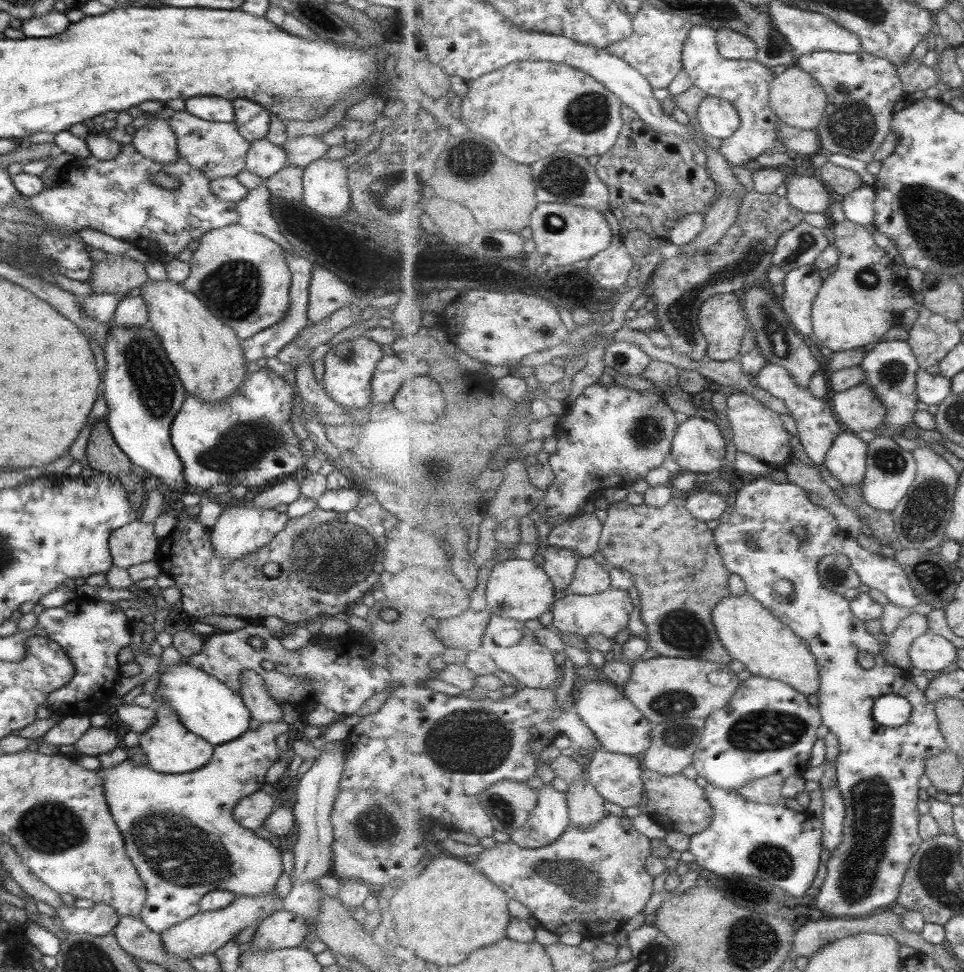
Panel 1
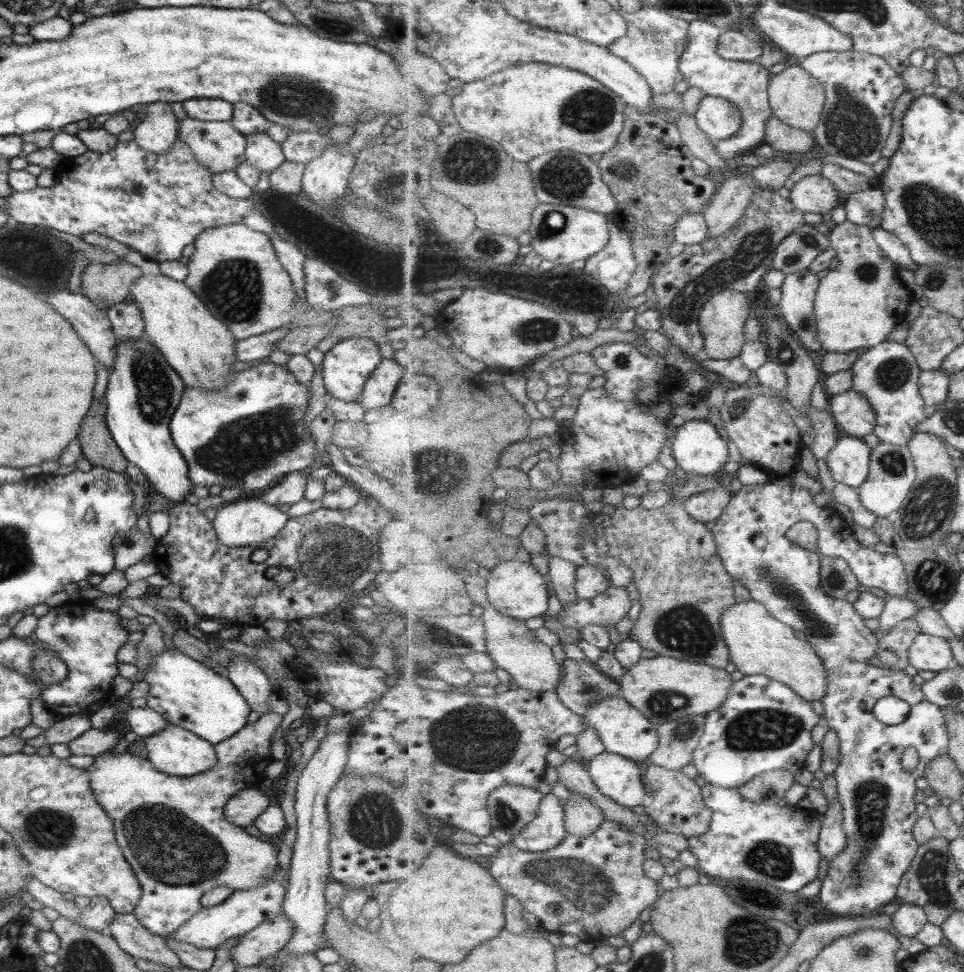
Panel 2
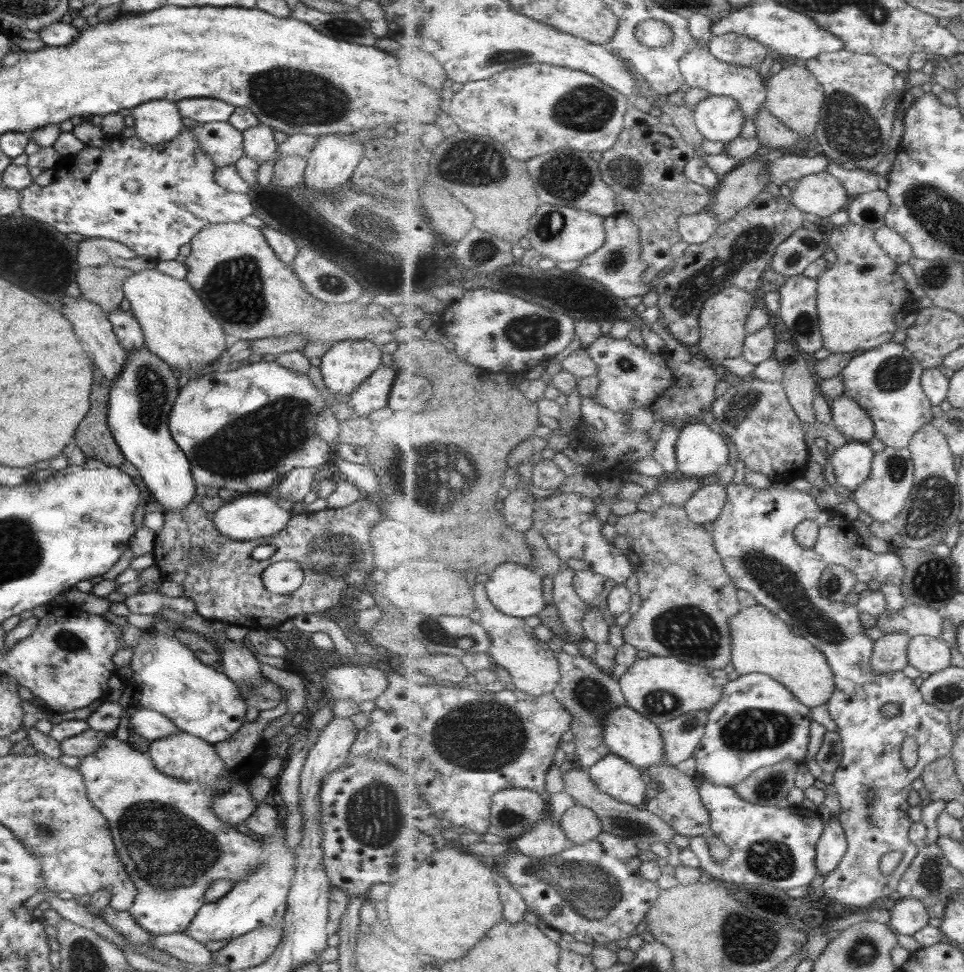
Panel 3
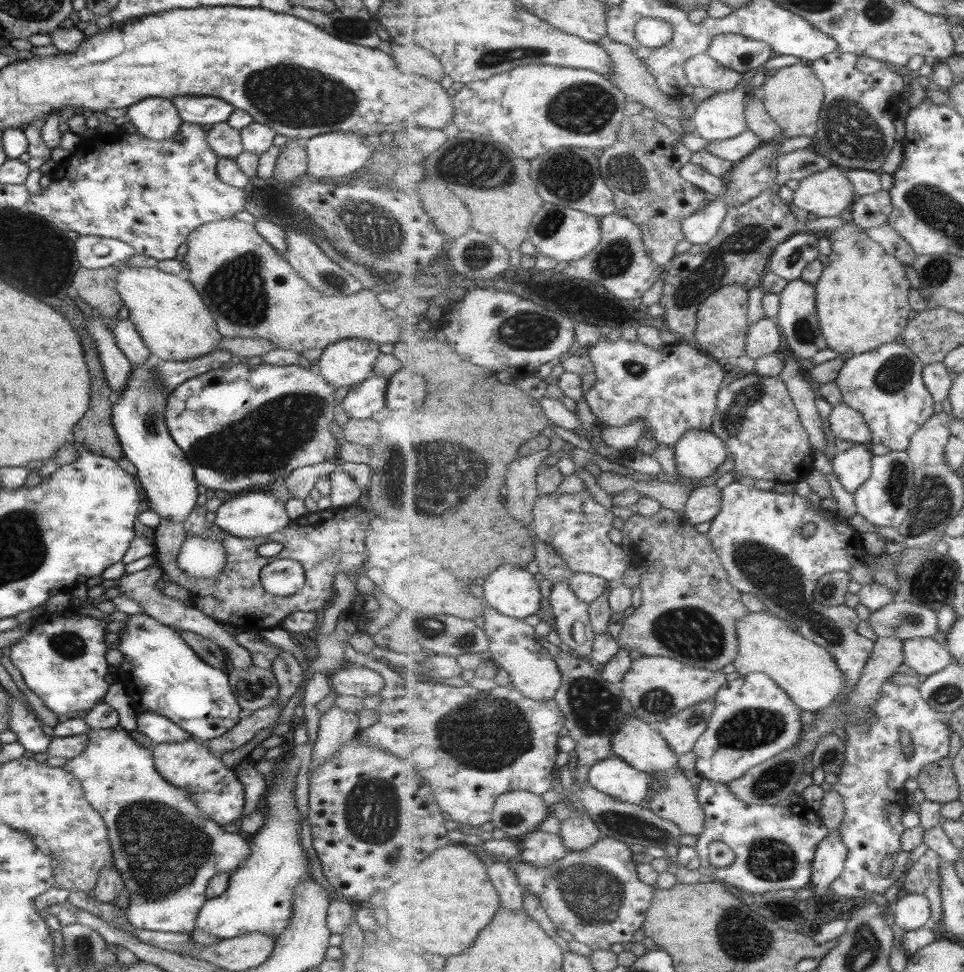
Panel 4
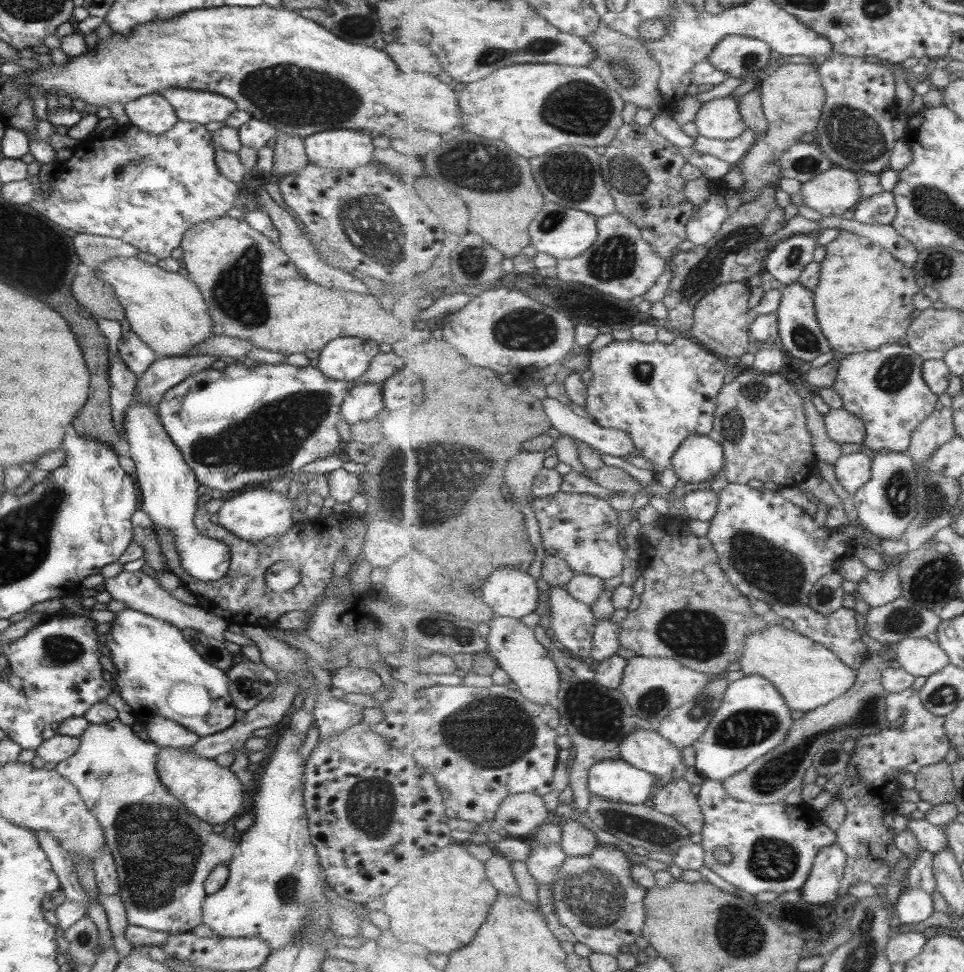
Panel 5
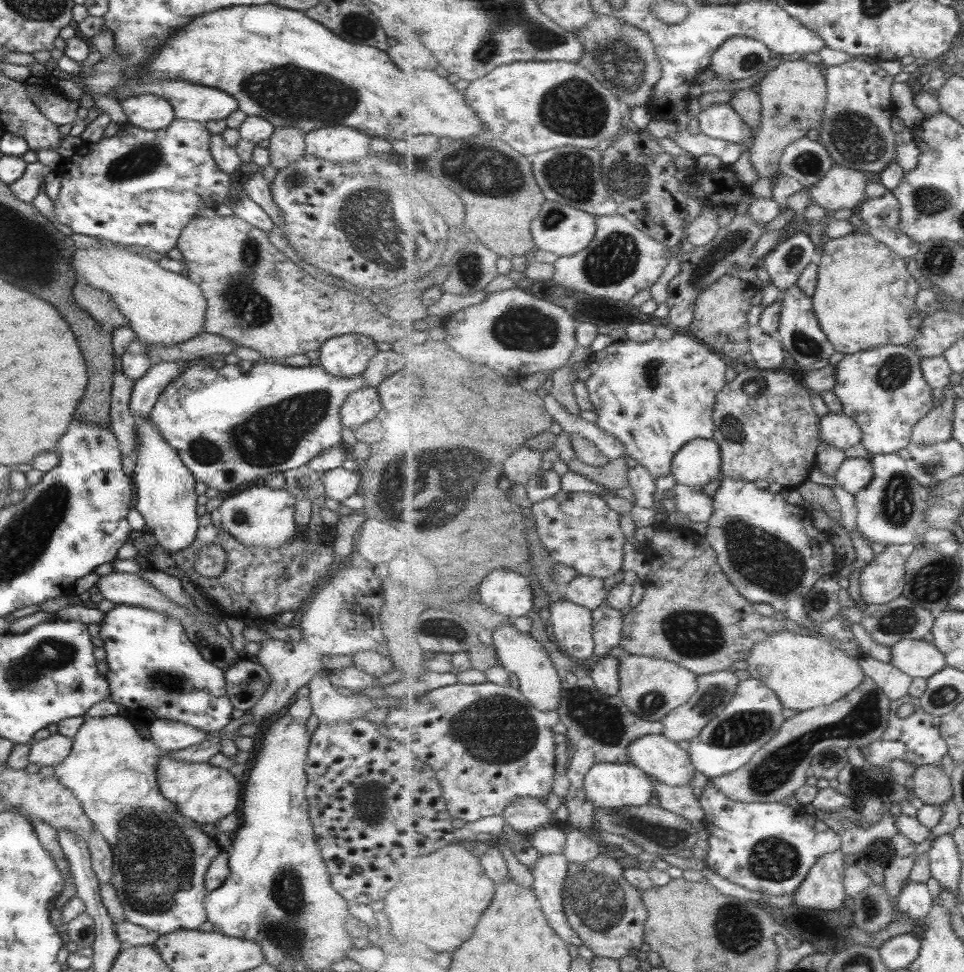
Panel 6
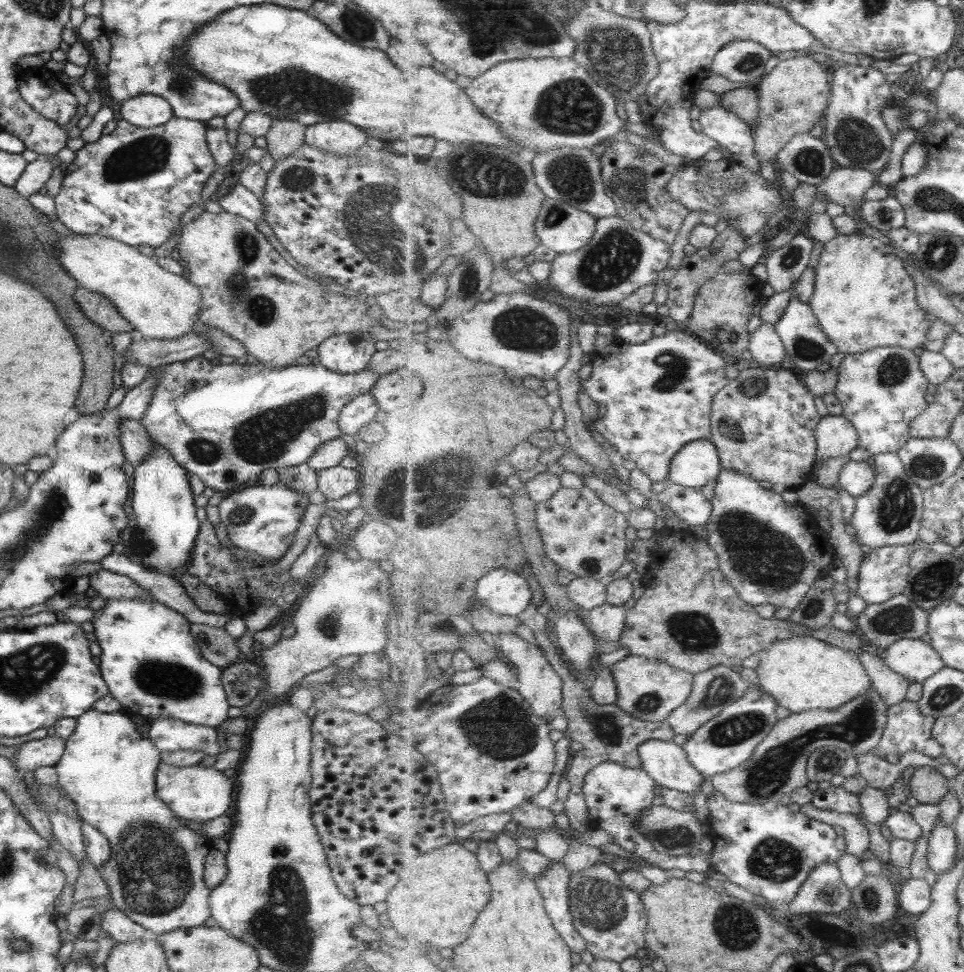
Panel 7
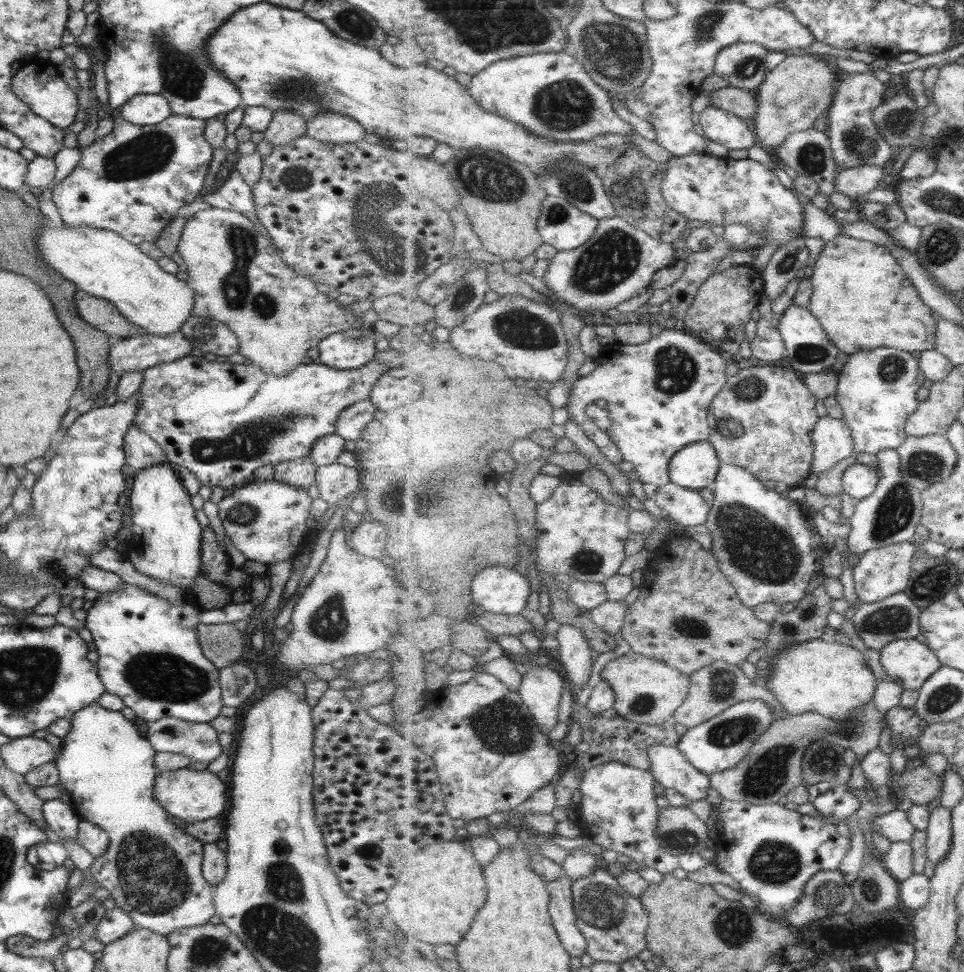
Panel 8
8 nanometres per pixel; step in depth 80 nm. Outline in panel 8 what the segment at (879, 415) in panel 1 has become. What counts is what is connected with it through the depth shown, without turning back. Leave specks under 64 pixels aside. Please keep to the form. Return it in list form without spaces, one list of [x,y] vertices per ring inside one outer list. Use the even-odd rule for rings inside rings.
[[[820,417],[812,437],[815,453],[812,473],[823,475],[839,462],[855,456],[855,438],[844,418]]]

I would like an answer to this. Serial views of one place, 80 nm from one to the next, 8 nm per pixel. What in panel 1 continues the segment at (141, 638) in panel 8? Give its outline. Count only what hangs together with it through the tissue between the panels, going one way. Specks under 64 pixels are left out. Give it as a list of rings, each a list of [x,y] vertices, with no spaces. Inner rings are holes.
[[[183,661],[166,667],[160,672],[157,687],[152,700],[166,700],[168,706],[177,715],[179,723],[195,736],[205,739],[209,744],[217,746],[225,741],[236,739],[248,729],[250,715],[241,697],[232,688],[219,682],[214,676],[192,667]]]

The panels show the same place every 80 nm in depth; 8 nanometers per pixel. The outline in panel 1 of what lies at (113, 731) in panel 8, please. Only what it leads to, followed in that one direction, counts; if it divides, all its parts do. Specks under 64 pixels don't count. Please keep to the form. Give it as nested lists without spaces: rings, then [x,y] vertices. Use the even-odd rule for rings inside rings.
[[[277,720],[275,724],[259,724],[255,730],[247,729],[242,735],[236,739],[225,741],[223,744],[218,744],[213,747],[211,760],[203,765],[203,768],[197,768],[193,772],[184,772],[183,774],[158,773],[151,770],[148,765],[137,765],[129,759],[123,760],[111,768],[98,768],[98,775],[102,780],[102,793],[109,814],[113,818],[113,822],[117,824],[121,838],[123,838],[123,848],[125,848],[126,855],[129,857],[131,864],[135,867],[139,878],[143,881],[143,886],[146,890],[145,904],[139,912],[138,918],[147,926],[151,932],[162,935],[163,930],[174,926],[175,924],[183,922],[187,918],[198,913],[199,899],[206,893],[214,890],[229,891],[234,895],[243,896],[257,896],[261,893],[268,893],[273,891],[277,877],[282,873],[281,866],[281,847],[273,846],[267,839],[257,837],[253,831],[243,828],[232,819],[232,810],[235,803],[243,798],[243,796],[250,795],[252,792],[259,790],[264,785],[264,773],[276,760],[279,759],[279,750],[275,745],[275,738],[279,734],[287,731],[289,726]]]

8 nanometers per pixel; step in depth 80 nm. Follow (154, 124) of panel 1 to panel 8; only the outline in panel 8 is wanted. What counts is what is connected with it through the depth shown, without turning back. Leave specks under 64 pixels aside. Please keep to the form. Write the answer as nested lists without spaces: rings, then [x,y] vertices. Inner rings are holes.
[[[137,94],[118,110],[123,120],[137,126],[157,124],[172,114],[167,100],[159,94]]]

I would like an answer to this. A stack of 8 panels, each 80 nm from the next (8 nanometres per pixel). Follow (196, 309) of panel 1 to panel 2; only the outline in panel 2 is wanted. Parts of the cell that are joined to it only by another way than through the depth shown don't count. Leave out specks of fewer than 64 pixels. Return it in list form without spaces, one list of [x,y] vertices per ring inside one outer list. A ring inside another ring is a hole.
[[[141,275],[131,281],[128,288],[132,302],[137,305],[143,319],[142,336],[159,351],[166,363],[180,376],[184,387],[196,389],[220,389],[231,374],[234,360],[233,335],[205,308],[198,296],[183,282],[163,275]]]

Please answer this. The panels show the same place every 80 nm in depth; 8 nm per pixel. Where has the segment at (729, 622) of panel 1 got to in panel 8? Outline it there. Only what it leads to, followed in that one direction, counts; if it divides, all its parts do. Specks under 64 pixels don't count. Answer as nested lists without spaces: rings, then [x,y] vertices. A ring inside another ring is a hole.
[[[826,637],[813,638],[794,644],[794,646],[788,646],[782,654],[778,654],[774,658],[772,667],[774,670],[768,676],[767,686],[775,694],[778,702],[784,707],[788,715],[803,715],[815,712],[827,719],[833,719],[833,721],[847,721],[851,715],[855,715],[855,711],[862,704],[874,700],[878,685],[873,670],[869,669],[863,654],[857,648],[853,648],[849,644],[837,643]]]

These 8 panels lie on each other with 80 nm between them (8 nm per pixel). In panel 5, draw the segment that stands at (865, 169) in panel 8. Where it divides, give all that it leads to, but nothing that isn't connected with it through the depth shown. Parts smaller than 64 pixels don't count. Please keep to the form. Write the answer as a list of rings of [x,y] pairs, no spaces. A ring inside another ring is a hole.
[[[839,166],[802,183],[800,193],[804,206],[813,208],[822,216],[841,216],[863,199],[856,172]]]

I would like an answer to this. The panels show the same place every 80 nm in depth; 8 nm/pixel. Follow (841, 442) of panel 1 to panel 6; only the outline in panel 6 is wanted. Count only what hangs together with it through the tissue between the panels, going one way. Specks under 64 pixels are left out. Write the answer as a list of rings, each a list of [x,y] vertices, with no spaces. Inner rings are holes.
[[[870,456],[845,458],[835,478],[844,490],[856,496],[874,480],[874,465]]]

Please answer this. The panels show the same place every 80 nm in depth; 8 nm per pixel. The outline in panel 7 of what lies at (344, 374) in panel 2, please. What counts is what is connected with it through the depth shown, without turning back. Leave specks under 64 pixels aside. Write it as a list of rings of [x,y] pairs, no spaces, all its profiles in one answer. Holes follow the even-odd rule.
[[[353,331],[328,336],[316,350],[321,366],[345,374],[362,371],[379,346],[370,334]]]

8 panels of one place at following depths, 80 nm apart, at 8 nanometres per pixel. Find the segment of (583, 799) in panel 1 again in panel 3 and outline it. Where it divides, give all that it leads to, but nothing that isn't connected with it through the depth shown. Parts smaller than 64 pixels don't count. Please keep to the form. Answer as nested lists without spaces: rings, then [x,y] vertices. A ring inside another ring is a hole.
[[[578,803],[563,815],[560,824],[567,838],[576,844],[587,844],[604,831],[597,813]]]

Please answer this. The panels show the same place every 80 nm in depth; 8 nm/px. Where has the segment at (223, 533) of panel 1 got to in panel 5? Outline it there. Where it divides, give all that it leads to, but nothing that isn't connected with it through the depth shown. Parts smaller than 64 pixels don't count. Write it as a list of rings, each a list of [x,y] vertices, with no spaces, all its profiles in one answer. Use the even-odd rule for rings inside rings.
[[[249,489],[223,502],[217,513],[217,524],[233,536],[247,542],[259,542],[272,536],[281,536],[291,528],[291,502],[286,495],[271,490]]]

